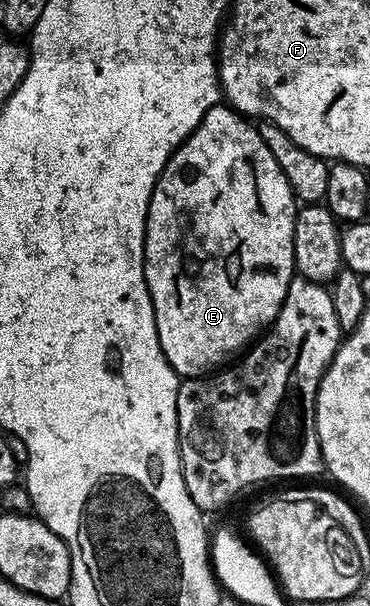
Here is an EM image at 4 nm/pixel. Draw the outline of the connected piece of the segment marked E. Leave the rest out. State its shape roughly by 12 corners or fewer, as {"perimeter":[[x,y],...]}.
{"perimeter":[[215,104],[148,203],[177,376],[235,361],[294,275],[298,201]]}

